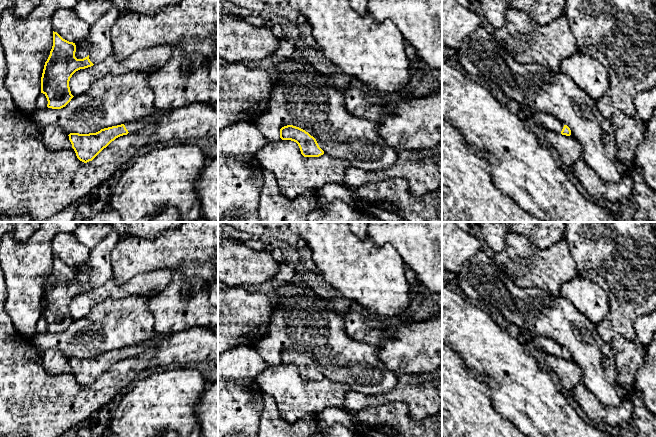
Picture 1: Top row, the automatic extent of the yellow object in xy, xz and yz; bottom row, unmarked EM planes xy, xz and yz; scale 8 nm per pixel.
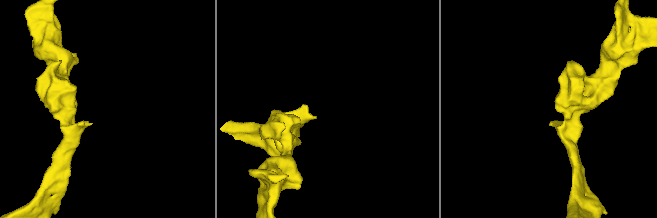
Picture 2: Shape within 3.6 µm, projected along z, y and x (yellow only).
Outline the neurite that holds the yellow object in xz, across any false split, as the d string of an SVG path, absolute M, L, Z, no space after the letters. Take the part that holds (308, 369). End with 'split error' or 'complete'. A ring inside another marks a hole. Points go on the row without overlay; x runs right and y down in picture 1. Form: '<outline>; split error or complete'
M293 349L282 351L280 353L280 362L282 364L296 366L304 381L319 381L324 378L324 375L319 371L316 363L299 351Z; complete

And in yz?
M534 336L529 337L529 344L536 348L540 348L547 355L553 355L556 357L561 357L562 359L570 360L570 352L563 348L561 345L557 344L554 340L545 336Z; split error

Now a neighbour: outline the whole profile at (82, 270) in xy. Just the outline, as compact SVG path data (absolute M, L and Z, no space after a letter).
M87 262L77 265L75 269L76 269L75 281L77 283L83 283L89 279L90 267L87 264Z

